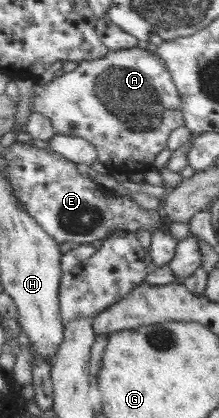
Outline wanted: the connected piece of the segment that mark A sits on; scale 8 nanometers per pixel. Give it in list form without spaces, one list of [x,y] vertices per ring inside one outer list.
[[[131,48],[110,51],[107,57],[99,60],[84,60],[75,69],[63,75],[56,74],[48,85],[34,82],[33,106],[30,114],[40,114],[49,118],[59,134],[86,138],[95,145],[98,160],[109,170],[126,174],[145,174],[154,170],[153,162],[159,152],[168,148],[171,133],[186,124],[183,115],[183,102],[178,85],[172,79],[170,69],[154,49]]]

